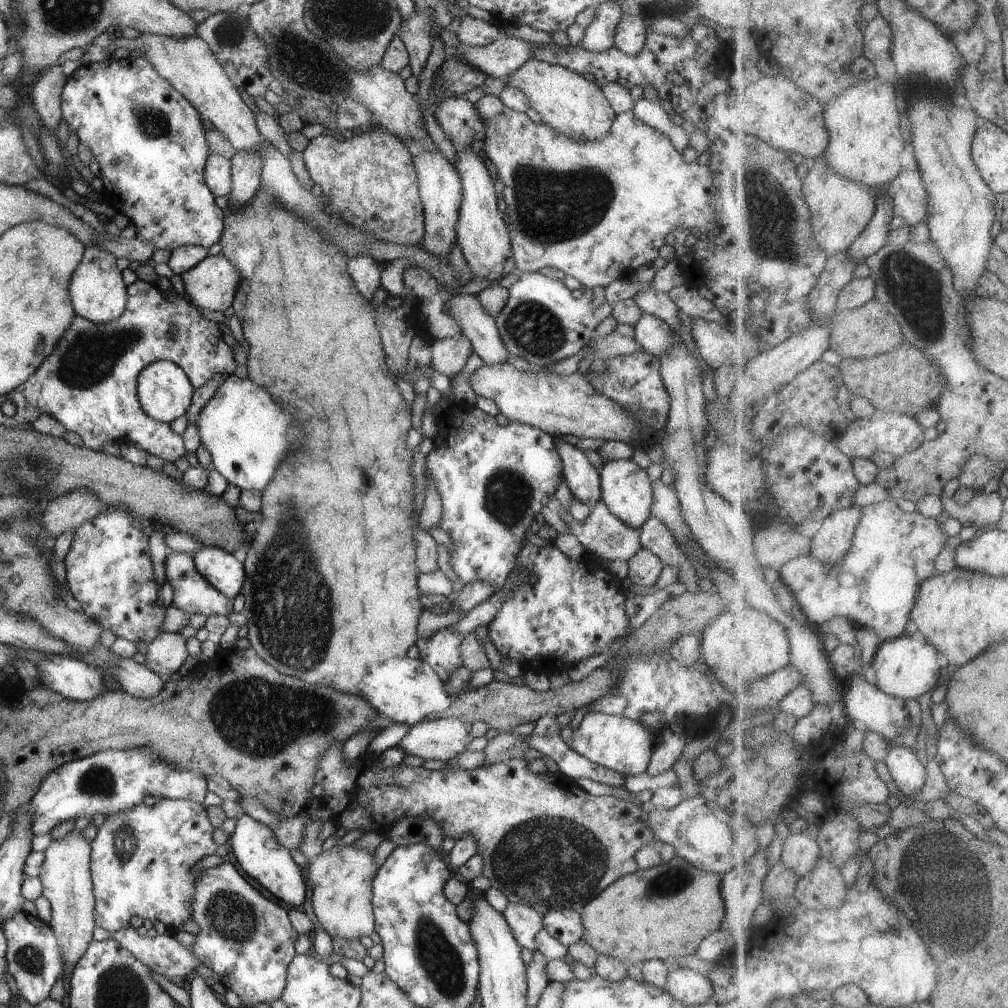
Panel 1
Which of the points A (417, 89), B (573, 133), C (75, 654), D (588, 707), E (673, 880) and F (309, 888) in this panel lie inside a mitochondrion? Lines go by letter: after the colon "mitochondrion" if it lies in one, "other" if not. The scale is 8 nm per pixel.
A: other
B: other
C: other
D: other
E: mitochondrion
F: other

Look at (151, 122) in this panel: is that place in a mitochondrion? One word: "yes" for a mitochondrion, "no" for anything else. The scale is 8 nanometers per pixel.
yes

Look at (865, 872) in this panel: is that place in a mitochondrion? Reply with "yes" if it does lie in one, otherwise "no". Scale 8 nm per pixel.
no

